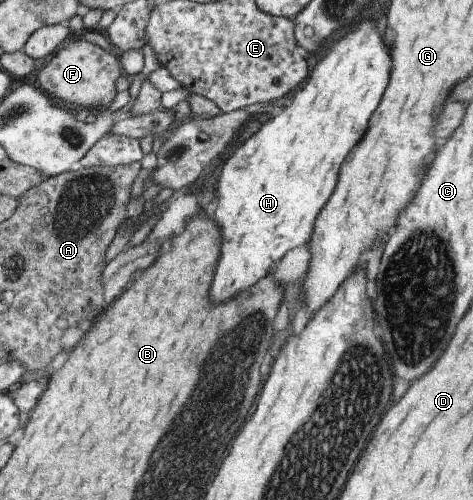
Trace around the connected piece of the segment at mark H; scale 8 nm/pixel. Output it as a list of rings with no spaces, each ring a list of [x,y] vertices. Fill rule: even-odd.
[[[368,16],[350,27],[342,37],[334,39],[325,51],[310,71],[306,85],[294,93],[290,105],[262,123],[262,127],[248,137],[223,165],[218,179],[220,203],[214,217],[224,231],[222,239],[226,245],[222,245],[220,263],[212,283],[214,301],[226,301],[238,291],[254,285],[276,261],[280,261],[282,255],[286,255],[288,249],[300,247],[310,239],[320,209],[336,189],[338,173],[346,155],[362,139],[362,133],[366,133],[368,121],[390,81],[390,49],[378,33],[376,21]]]

